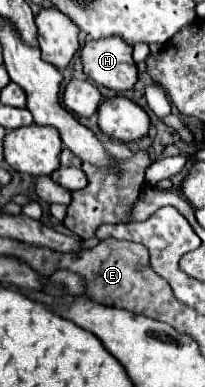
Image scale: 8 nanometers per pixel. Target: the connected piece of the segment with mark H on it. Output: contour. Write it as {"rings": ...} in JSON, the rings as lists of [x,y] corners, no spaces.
{"rings":[[[121,38],[87,42],[81,50],[83,72],[99,86],[117,92],[129,90],[137,82],[137,66],[131,52],[133,48],[129,48],[127,42],[121,42]]]}

